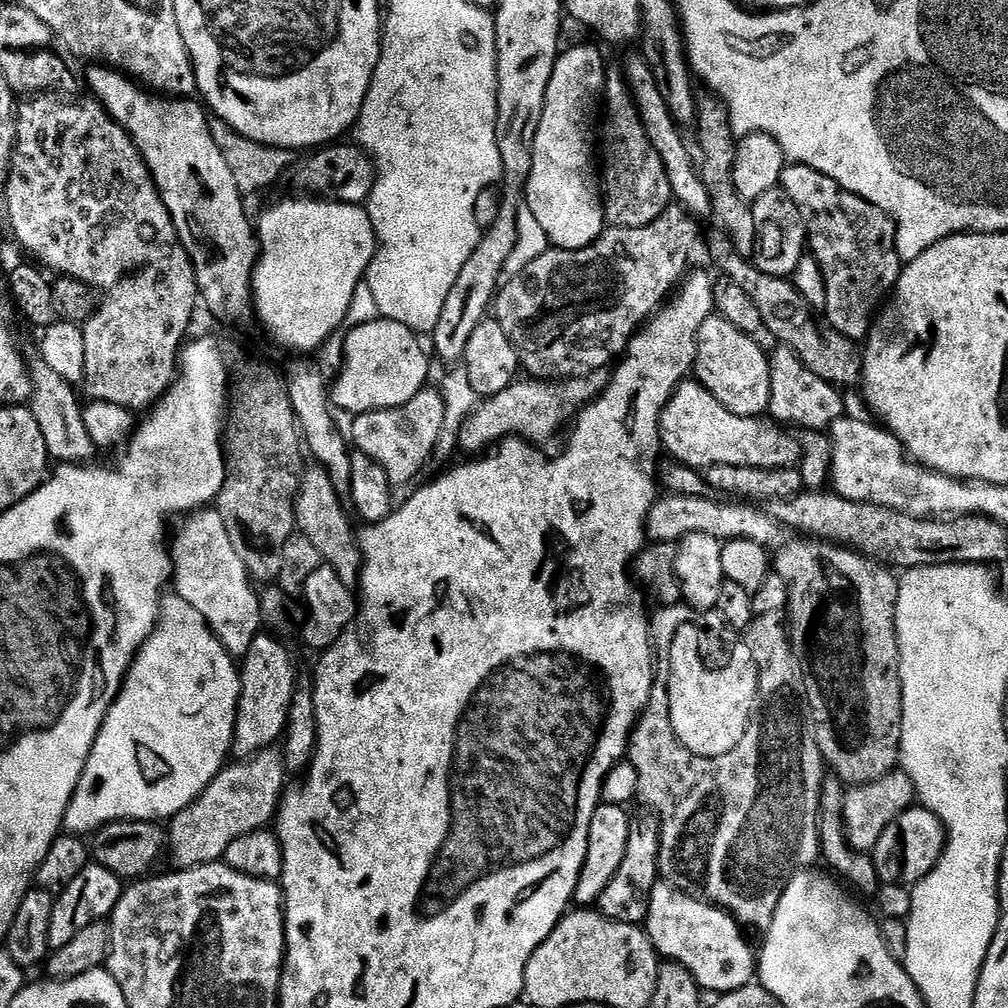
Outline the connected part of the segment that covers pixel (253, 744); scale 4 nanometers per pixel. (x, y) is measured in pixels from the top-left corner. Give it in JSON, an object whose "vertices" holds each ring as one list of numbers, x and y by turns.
{"vertices":[[267,634,256,636,250,650,242,658,239,670,240,701,236,711,236,737,232,739,231,755,251,758,262,749,273,747,283,737,298,673,287,646]]}

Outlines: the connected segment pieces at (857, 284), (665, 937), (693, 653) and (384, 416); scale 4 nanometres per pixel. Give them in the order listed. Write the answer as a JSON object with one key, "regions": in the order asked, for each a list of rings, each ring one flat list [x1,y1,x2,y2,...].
{"regions":[[[785,163,779,187,783,188,790,202,798,206,798,214,802,214,804,229,808,235,807,247,822,270,822,278,826,280,826,298,822,312,823,315,828,315,827,327,851,340,863,341,872,329,872,321,878,309,900,281,902,261,896,245,895,222,885,212,878,210,878,206,866,202,858,194,834,182,834,178,826,178,826,174,805,164]],[[658,882,654,886,654,890,652,891,652,897,650,898,650,910,648,911,648,918,646,921,646,931,650,939,652,939,652,944,657,950,657,953,664,960,673,960,674,962,678,962,682,966,686,966,686,970,690,970,690,974,694,974,694,978,699,982,701,989,705,993,708,992,716,992,712,994,723,994,726,992,733,992,734,990,738,990,739,988,745,988,746,985,753,983,754,977,758,972,758,956,754,951,752,952,752,948,748,945,748,940,744,935,746,935,745,929,742,925,737,922,736,919,732,917,731,912,726,912,722,908,717,908,714,904,709,904,705,902,703,899,697,898,687,892,679,892,677,888,674,887,673,884,666,884,663,882]],[[688,618,681,623,678,634,674,634,669,648,672,649,668,652,666,683,670,694,670,722,678,742,695,756,718,758,722,754,730,754,730,750,742,742,742,734,746,734,746,726,758,698,760,671,754,662,754,654,750,654,750,646,733,635,719,618,713,618,709,624]],[[425,387,404,405,392,409,378,409,357,415,352,420,350,440,355,451,368,456,382,470,392,485,408,484,433,459,443,426,443,398,435,387]]]}

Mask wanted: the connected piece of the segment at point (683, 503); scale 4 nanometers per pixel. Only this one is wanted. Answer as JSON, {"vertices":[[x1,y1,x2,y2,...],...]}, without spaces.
{"vertices":[[664,494,657,499,656,503,652,505,652,509,650,510,650,514,648,515,647,520,644,522,644,531,646,533,647,539,649,541,655,542,657,544,676,544,677,542,684,539,684,537,689,536,690,534,710,534,710,538,714,538,718,541,726,541,726,540,737,540,738,538,746,538,750,542,758,542,761,544,763,548,772,550,777,546,785,543,786,540,786,532,785,529,781,528,778,522,774,522,774,518,770,518,767,514,767,511,758,509,759,507,748,505,744,502,722,502,726,504,719,504,718,501,712,500,716,498,709,498,708,496,673,496,671,494]]}

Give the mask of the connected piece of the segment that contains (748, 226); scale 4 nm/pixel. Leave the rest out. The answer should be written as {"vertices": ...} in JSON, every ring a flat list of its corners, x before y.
{"vertices":[[697,95,694,137,698,144,702,146,704,153,703,165,699,169,702,186,706,186,706,194,710,194,711,219,713,221,717,220,720,223,717,224,719,231,725,232,734,242,737,256,741,258,755,257,755,252,756,255,758,252,758,241,756,239,752,204,742,199,734,186,734,158,736,157,738,138,732,133,730,114,724,103,720,101,719,96]]}

